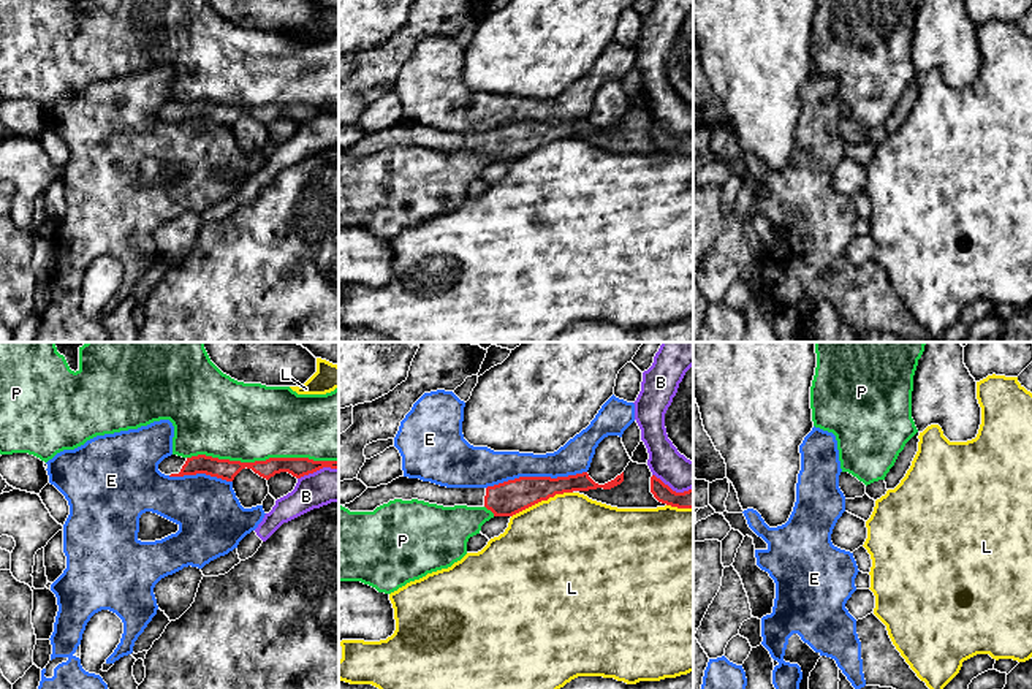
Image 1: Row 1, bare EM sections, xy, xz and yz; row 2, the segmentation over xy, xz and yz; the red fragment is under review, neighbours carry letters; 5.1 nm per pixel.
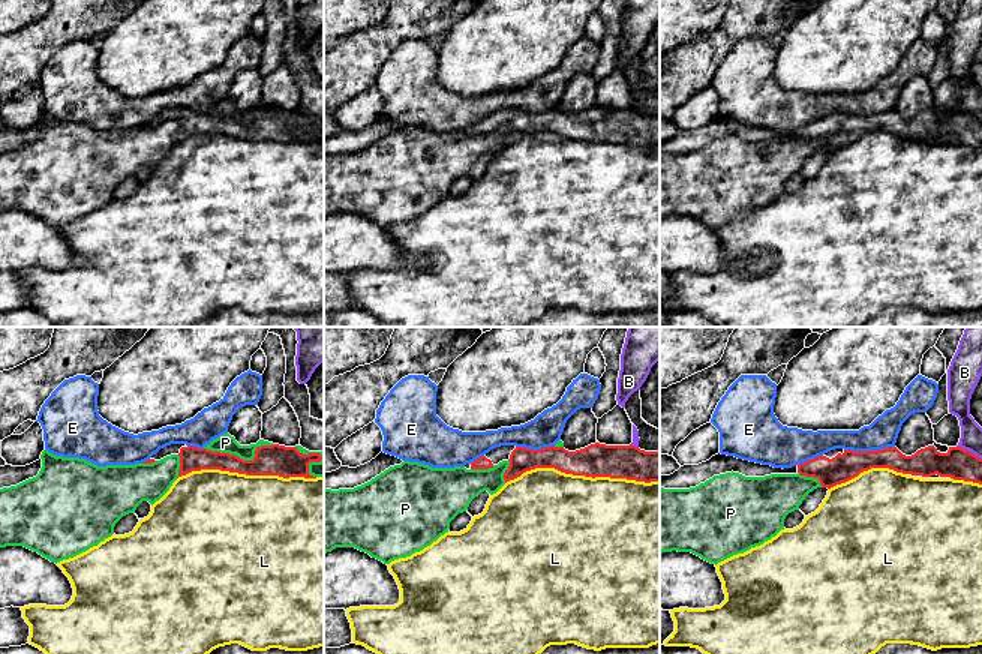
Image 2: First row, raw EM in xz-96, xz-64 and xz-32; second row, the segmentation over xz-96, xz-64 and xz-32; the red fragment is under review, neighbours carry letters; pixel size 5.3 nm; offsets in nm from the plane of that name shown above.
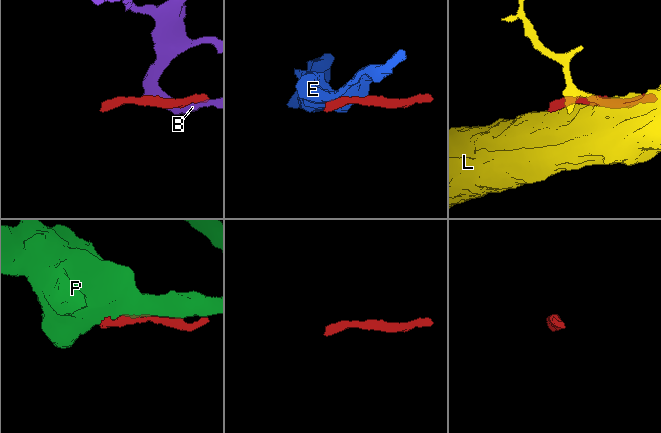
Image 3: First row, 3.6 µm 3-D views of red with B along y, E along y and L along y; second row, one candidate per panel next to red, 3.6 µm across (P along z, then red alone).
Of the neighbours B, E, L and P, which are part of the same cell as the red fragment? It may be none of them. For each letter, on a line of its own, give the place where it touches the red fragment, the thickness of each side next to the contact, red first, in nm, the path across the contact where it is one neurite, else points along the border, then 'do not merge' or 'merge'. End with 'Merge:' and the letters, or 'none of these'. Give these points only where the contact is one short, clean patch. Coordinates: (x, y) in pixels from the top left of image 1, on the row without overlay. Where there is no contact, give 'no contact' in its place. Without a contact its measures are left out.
B: meets red in xy at (317, 114); 100 nm thick on the red side, 180 nm on the other; do not merge
E: meets red in xz at (535, 122); 180 nm thick on the red side, 190 nm on the other; do not merge
L: meets red in xz at (542, 144); 180 nm thick on the red side, 480 nm on the other; do not merge
P: meets red in xy at (263, 106); 110 nm thick on the red side, 400 nm on the other; do not merge
Merge: none of these

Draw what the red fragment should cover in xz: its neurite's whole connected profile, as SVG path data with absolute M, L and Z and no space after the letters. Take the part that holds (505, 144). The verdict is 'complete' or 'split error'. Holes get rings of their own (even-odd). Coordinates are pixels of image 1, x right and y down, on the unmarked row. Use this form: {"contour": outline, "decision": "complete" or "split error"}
{"contour": "M587 117L568 122L519 122L488 133L446 133L419 124L399 122L388 130L367 133L353 147L342 152L350 157L374 157L394 144L424 146L443 152L486 152L494 162L513 162L556 139L611 135L624 127L624 117L614 125L598 130Z", "decision": "split error"}

